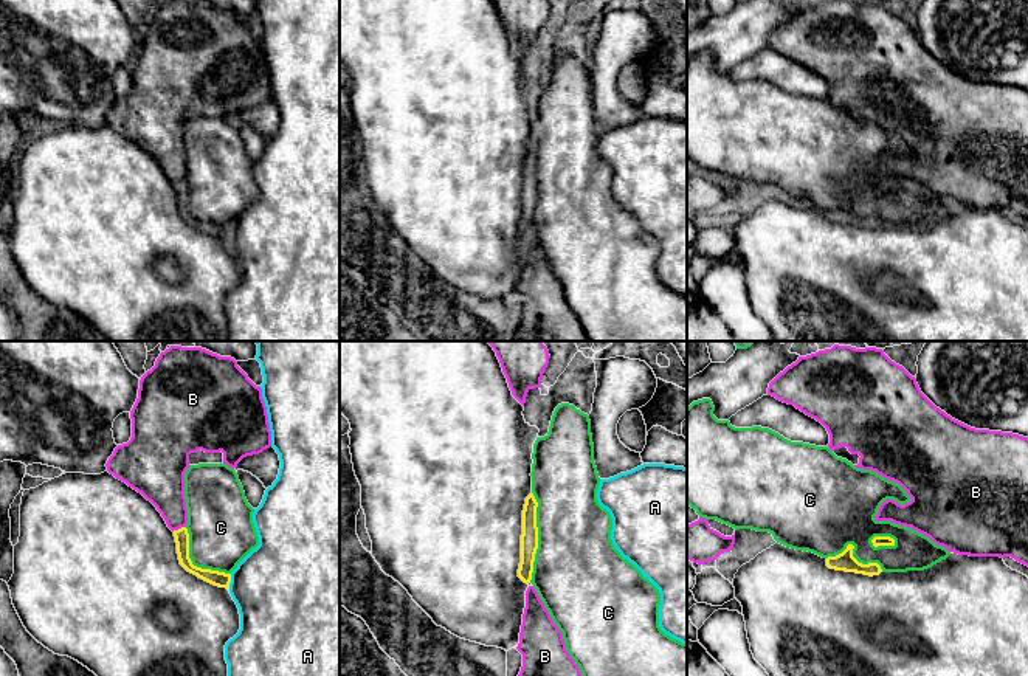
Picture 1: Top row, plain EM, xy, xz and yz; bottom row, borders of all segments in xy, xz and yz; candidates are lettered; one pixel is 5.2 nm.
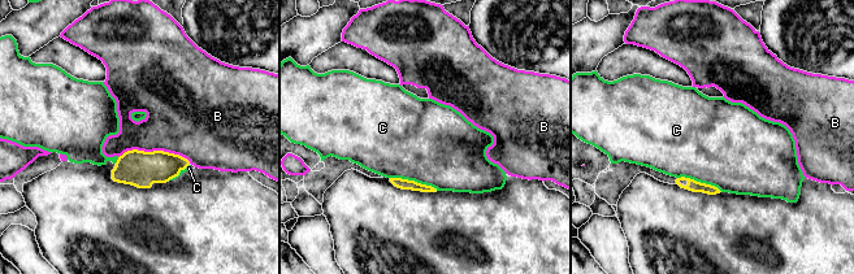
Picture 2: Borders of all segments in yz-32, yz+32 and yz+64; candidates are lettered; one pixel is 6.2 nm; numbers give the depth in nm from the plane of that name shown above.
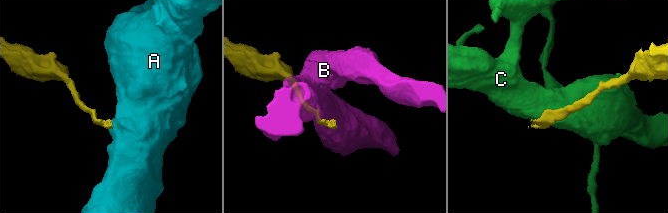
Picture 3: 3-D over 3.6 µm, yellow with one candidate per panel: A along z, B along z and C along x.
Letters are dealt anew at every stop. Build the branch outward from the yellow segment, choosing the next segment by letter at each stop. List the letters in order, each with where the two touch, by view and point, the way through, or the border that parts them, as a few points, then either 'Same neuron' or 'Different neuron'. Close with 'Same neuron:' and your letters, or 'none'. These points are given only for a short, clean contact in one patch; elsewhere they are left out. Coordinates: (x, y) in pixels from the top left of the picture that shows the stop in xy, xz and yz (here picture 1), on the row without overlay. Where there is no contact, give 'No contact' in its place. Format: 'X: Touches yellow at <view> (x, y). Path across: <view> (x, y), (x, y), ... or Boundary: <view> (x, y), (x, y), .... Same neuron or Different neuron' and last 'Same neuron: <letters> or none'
A: Touches yellow at xy (230, 233). Boundary: xy (231, 227), (228, 239). Different neuron
B: Touches yellow at xy (179, 182). Different neuron
C: Touches yellow at xz (537, 189). Different neuron
Same neuron: none

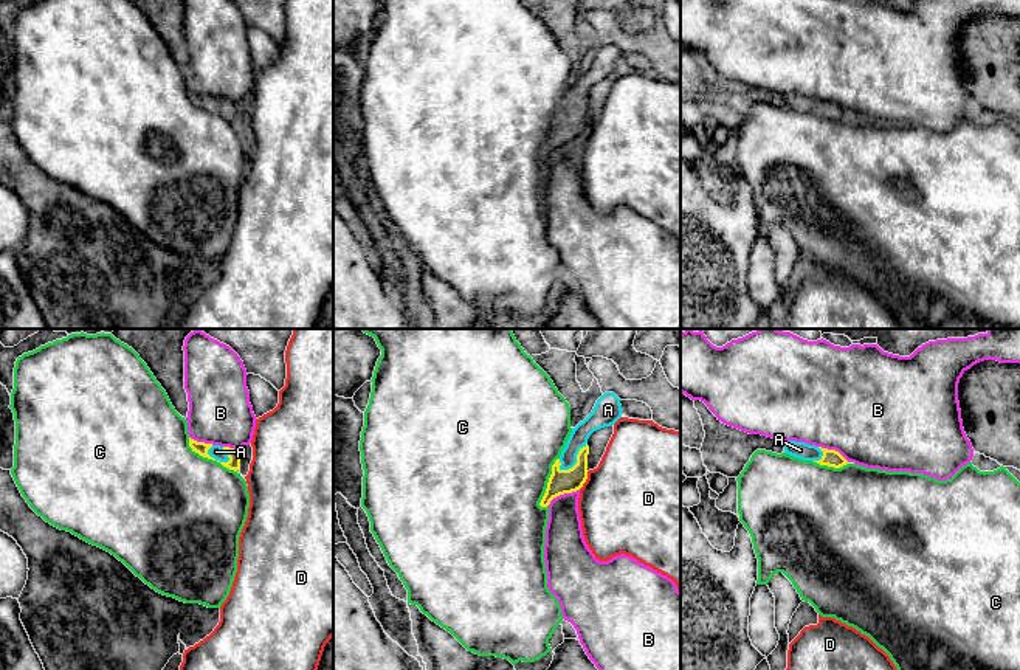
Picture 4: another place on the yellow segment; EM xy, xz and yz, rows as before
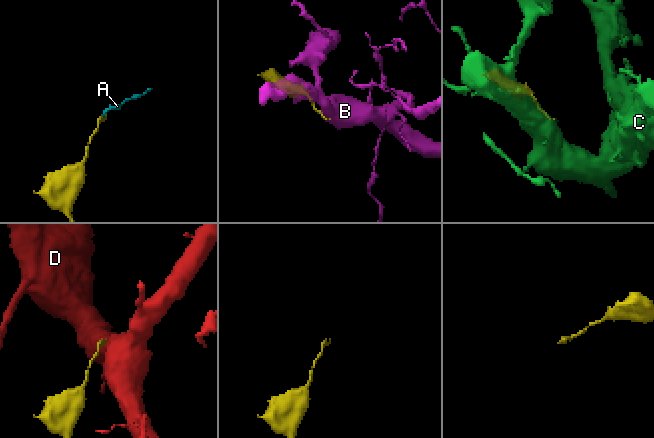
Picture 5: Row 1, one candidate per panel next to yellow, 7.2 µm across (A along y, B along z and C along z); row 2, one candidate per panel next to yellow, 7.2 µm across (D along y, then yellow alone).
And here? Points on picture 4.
A: Touches yellow at xz (577, 113). Path across: xz (561, 134), (577, 113), (577, 93), (597, 72). Same neuron
B: Touches yellow at xz (563, 146). Different neuron
C: Touches yellow at xy (210, 110). Different neuron
D: Touches yellow at xz (585, 134). Boundary: xz (588, 124), (586, 134), (578, 141). Different neuron
Same neuron: A

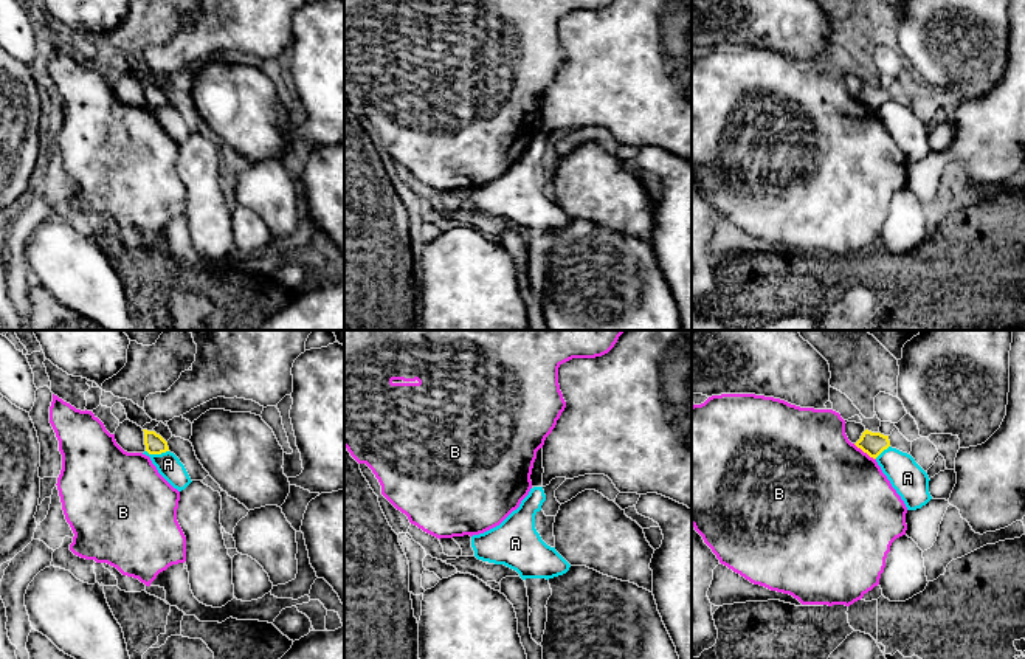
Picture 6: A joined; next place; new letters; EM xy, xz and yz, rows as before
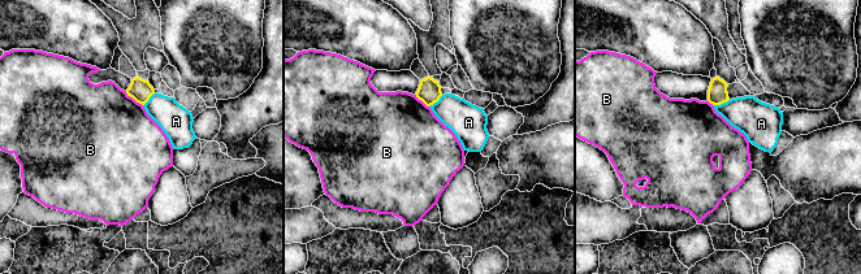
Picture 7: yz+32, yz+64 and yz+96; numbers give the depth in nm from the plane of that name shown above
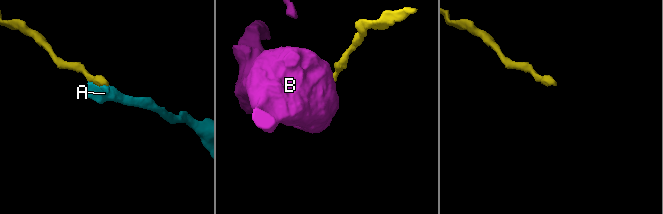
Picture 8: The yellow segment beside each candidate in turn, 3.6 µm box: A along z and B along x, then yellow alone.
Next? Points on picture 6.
A: Touches yellow at xy (157, 106). Path across: xy (155, 96), (157, 106), (168, 117). Same neuron
B: Touches yellow at yz (864, 104). Boundary: yz (853, 96), (875, 112). Different neuron
Same neuron: A

